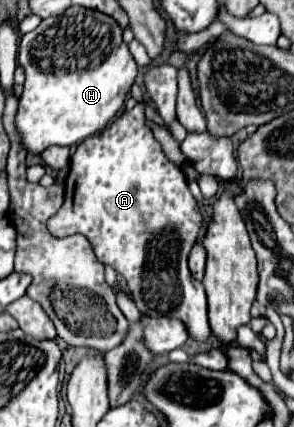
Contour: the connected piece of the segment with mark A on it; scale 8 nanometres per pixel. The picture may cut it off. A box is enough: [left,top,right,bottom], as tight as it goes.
[48,103,212,343]

